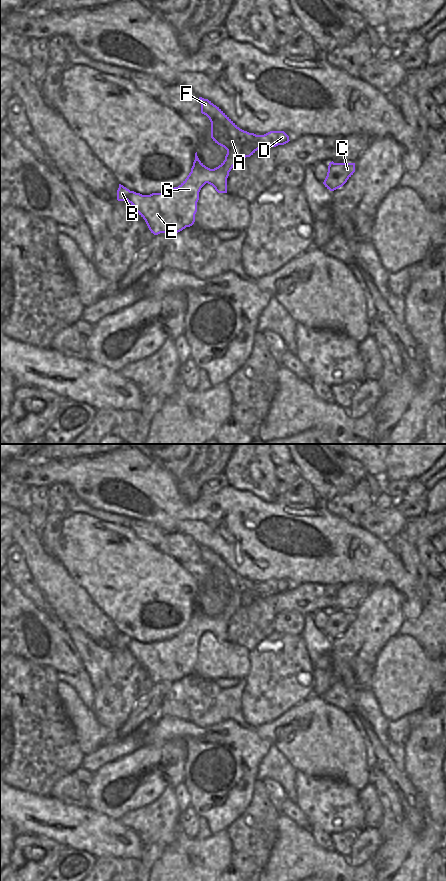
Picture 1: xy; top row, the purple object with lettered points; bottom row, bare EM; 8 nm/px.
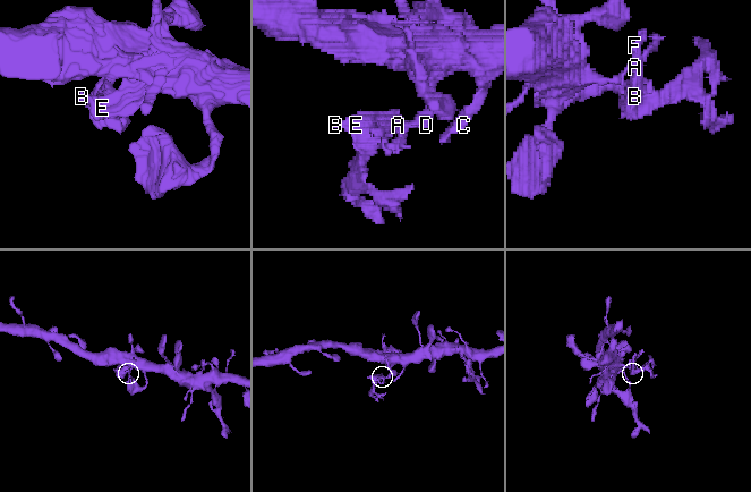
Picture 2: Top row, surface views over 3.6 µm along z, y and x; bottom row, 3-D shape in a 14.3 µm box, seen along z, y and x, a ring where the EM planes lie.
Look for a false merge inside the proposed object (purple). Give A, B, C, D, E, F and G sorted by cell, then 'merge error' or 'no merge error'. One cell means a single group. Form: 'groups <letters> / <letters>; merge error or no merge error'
groups A B E F G / C D; merge error

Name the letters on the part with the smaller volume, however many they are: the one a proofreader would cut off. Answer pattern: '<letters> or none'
A, B, E, F, G

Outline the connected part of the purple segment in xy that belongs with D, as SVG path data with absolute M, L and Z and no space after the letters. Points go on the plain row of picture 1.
M270 579L264 583L256 583L248 580L244 583L249 589L256 591L263 598L284 593L290 589L289 584L284 579Z

